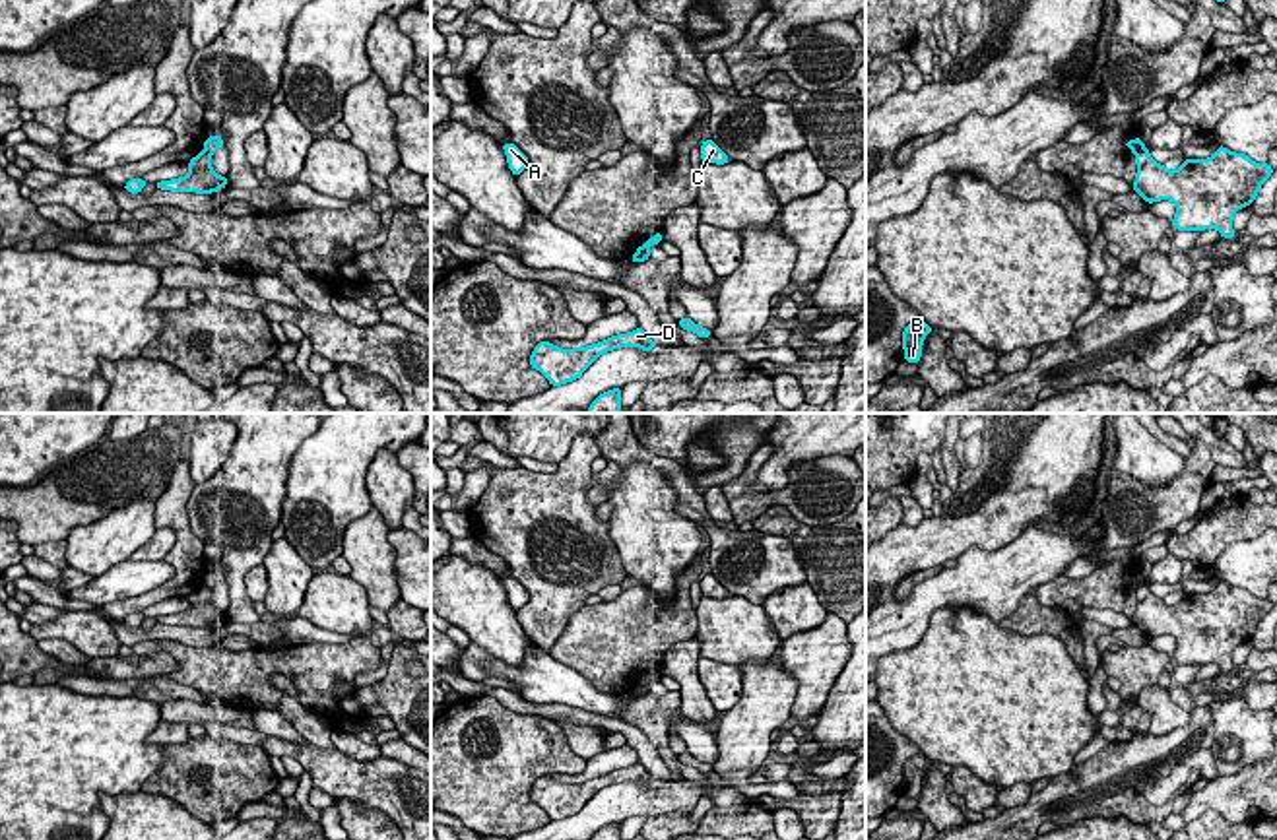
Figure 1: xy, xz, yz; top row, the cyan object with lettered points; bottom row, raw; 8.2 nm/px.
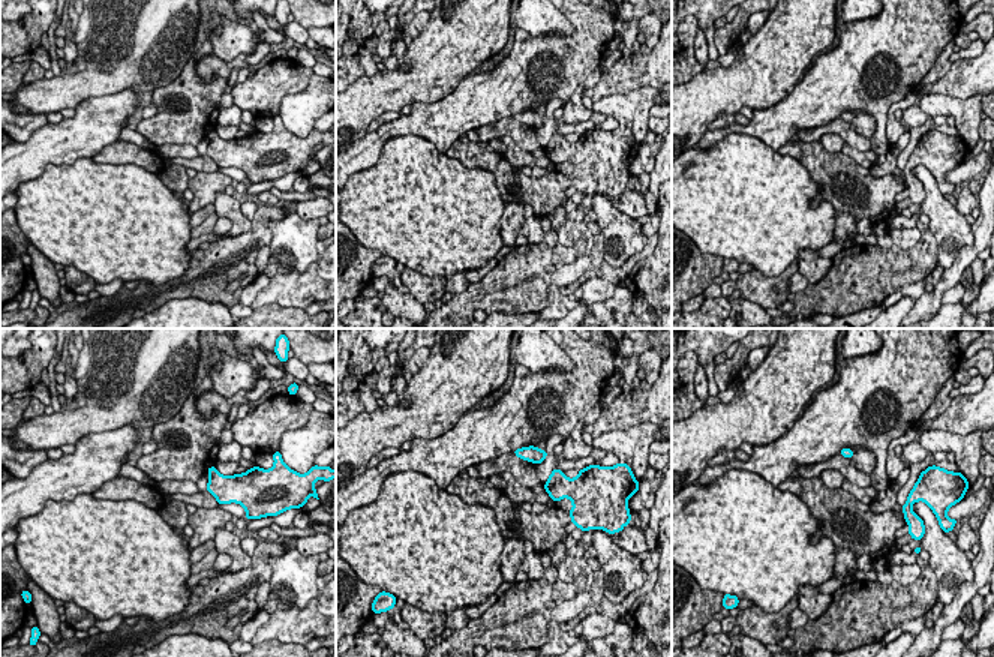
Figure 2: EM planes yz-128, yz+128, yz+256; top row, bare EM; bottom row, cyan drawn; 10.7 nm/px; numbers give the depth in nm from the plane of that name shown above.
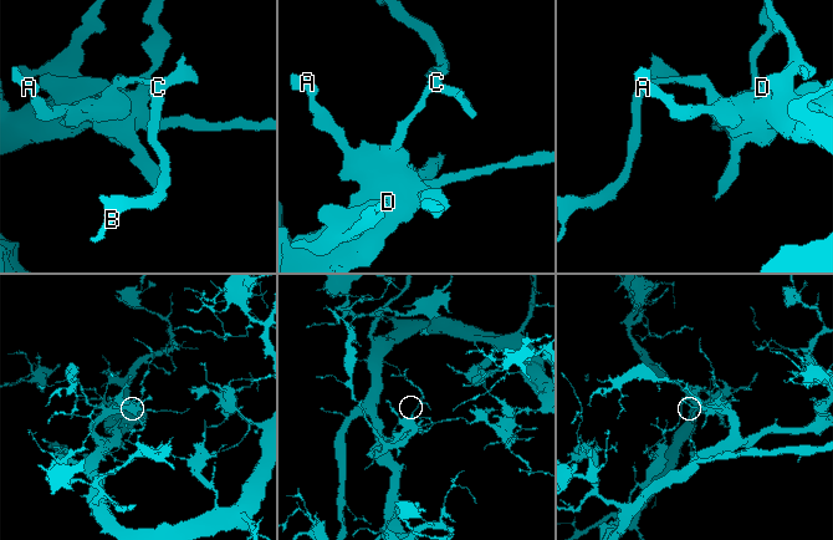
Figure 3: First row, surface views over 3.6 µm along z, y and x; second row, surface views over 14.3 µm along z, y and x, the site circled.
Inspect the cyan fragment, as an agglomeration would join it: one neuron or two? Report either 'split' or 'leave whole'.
split

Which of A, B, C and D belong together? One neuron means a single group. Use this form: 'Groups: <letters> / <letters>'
Groups: A D / B C

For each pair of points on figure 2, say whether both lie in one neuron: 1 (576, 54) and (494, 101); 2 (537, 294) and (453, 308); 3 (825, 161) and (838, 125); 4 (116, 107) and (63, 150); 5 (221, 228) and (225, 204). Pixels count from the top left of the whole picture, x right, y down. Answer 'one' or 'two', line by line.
1: one
2: one
3: two
4: one
5: two

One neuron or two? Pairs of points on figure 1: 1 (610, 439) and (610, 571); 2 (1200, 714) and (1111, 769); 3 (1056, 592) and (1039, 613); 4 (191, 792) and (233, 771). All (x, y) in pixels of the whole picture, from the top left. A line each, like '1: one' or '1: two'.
1: two
2: one
3: two
4: one

